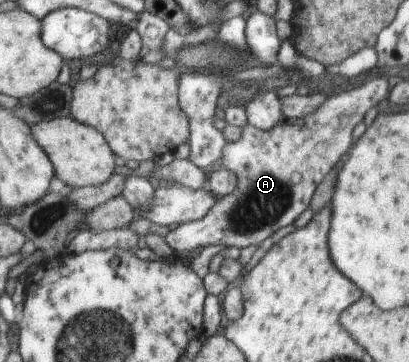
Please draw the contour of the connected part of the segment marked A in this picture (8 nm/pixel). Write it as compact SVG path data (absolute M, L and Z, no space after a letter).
M383 74L350 91L340 91L338 95L327 97L327 101L316 112L307 114L303 118L284 119L270 131L262 131L247 123L242 128L241 138L226 144L219 161L224 169L236 174L235 190L218 198L214 207L202 219L179 224L176 229L169 231L164 237L168 245L176 253L190 253L190 250L222 244L242 249L249 245L260 246L264 239L276 233L278 229L292 225L311 205L311 199L318 184L331 173L332 169L342 167L344 157L352 149L351 133L354 127L364 119L364 115L372 107L376 107L382 99L387 99L390 87L387 75Z

